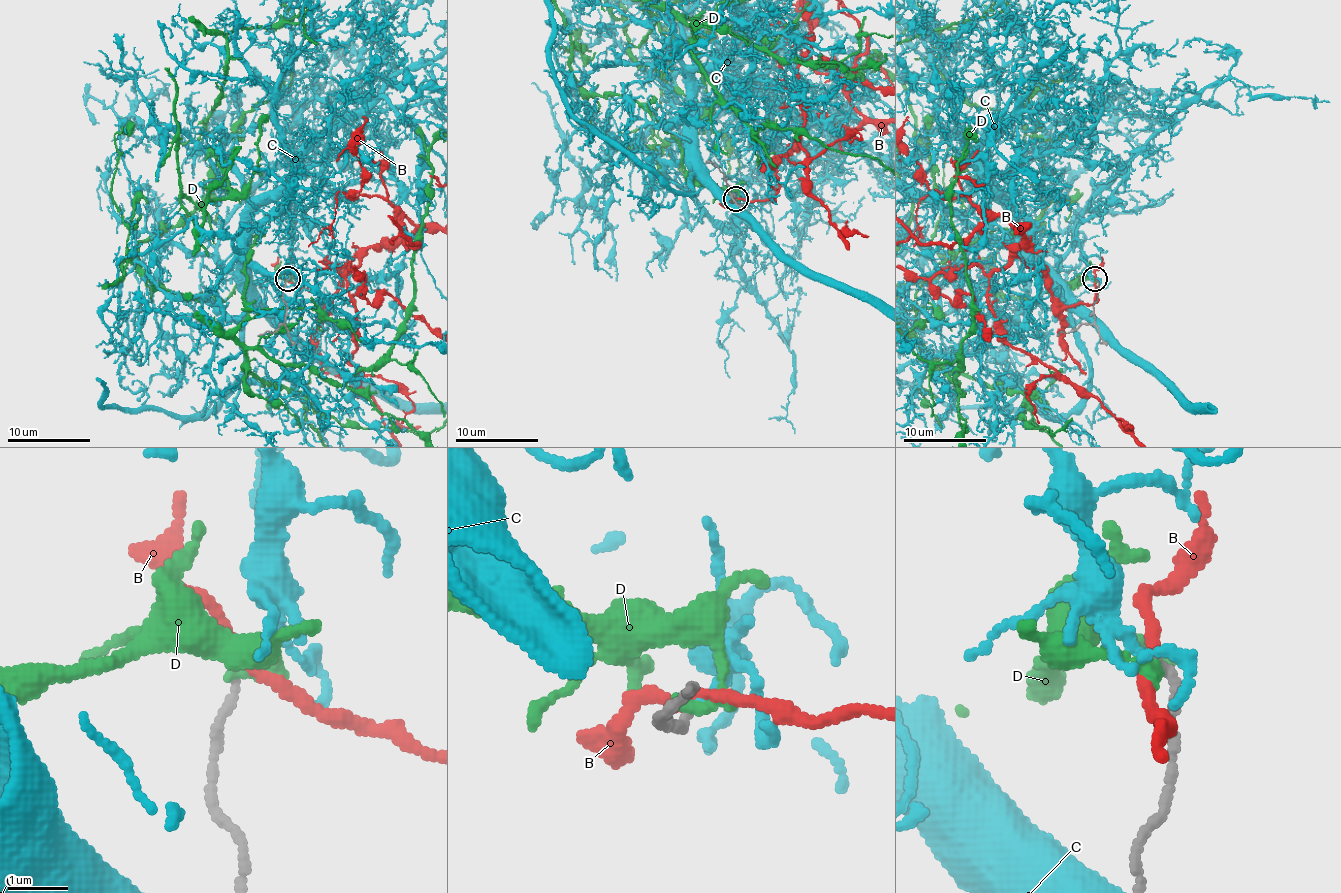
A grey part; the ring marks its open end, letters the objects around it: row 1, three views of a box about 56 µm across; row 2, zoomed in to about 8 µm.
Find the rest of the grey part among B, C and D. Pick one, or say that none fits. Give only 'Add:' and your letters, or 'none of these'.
Add: none of these

